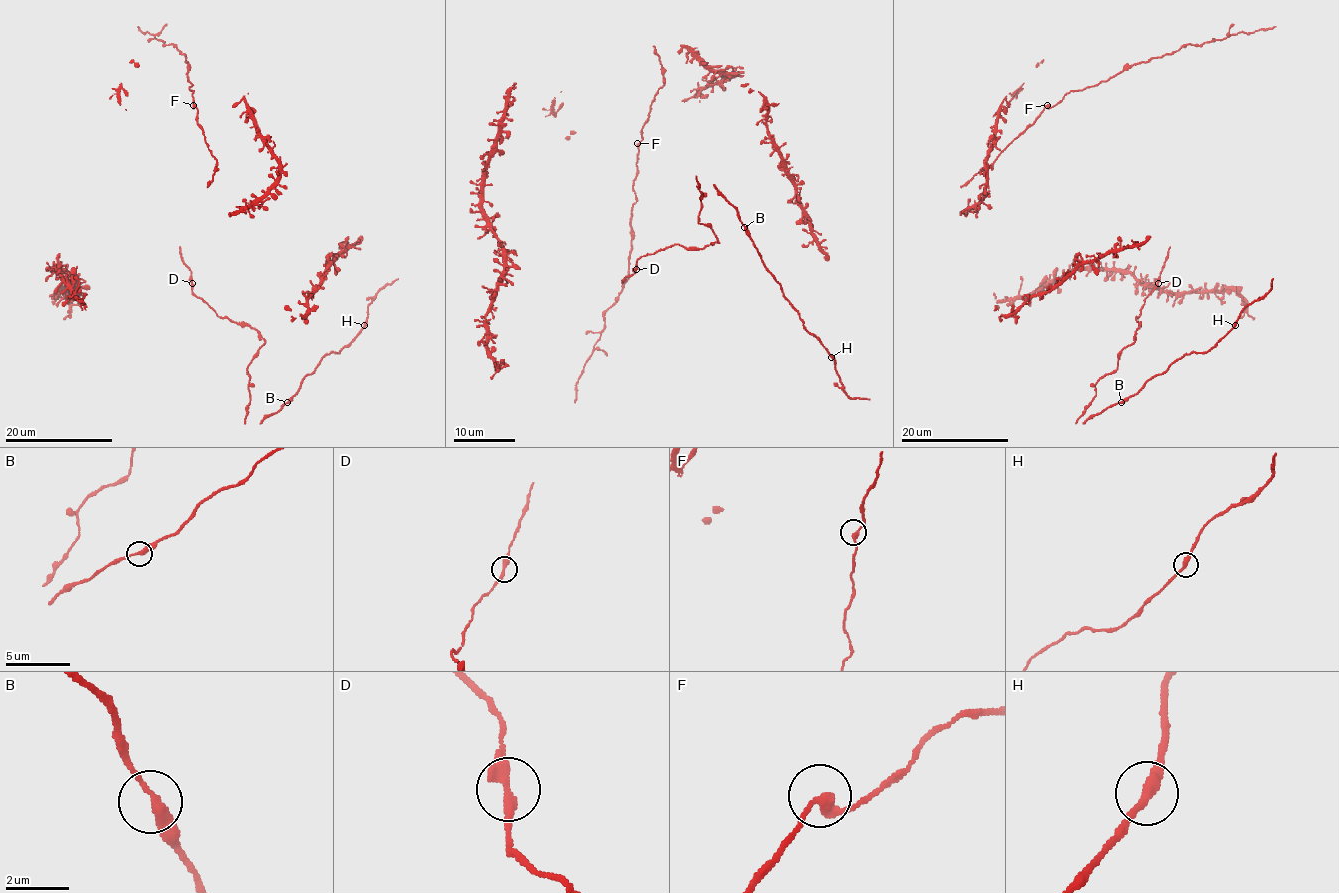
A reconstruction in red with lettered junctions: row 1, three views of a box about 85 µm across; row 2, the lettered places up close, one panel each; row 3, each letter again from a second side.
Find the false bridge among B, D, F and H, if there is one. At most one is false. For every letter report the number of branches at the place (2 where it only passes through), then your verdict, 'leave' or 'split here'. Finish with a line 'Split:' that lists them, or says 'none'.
B: branches 2; leave
D: branches 2; leave
F: branches 2; leave
H: branches 2; leave
Split: none

